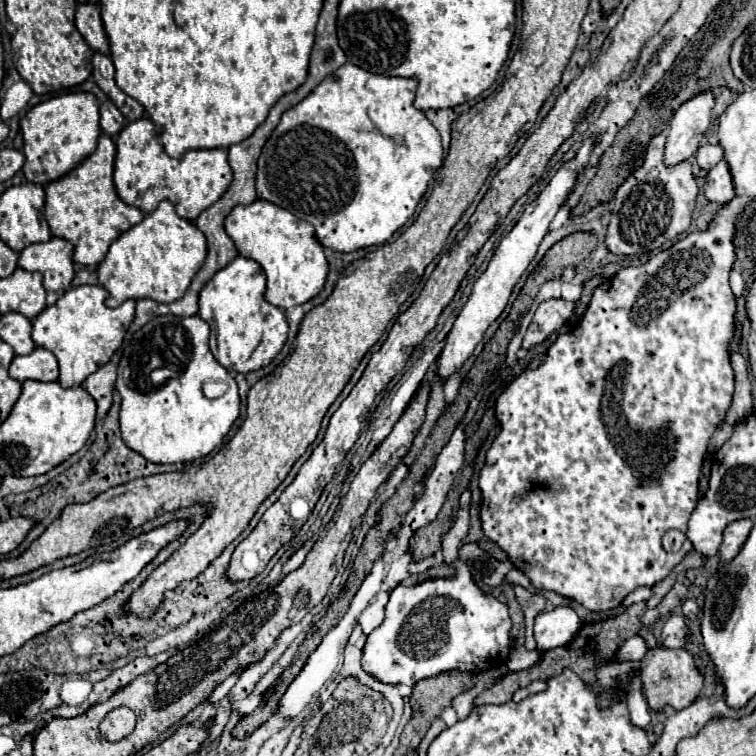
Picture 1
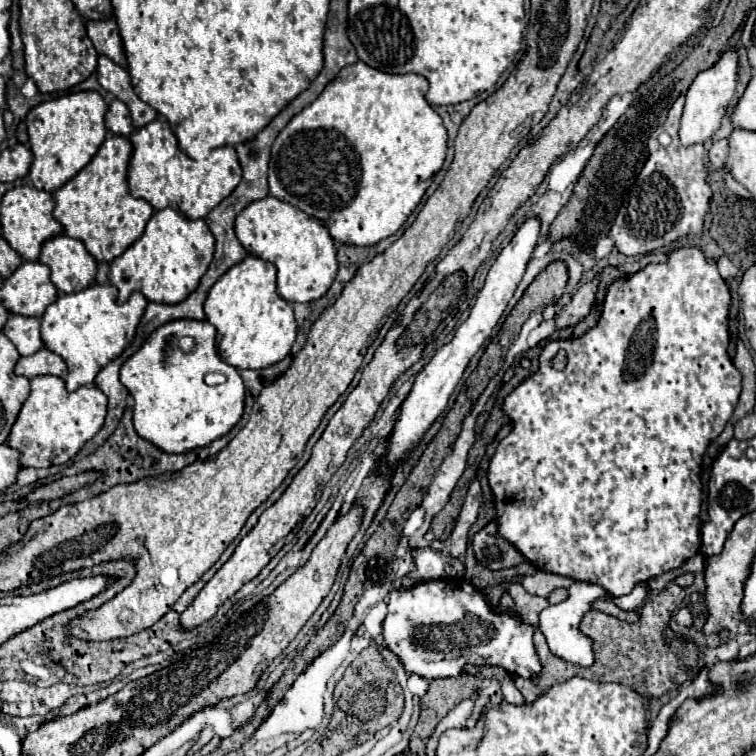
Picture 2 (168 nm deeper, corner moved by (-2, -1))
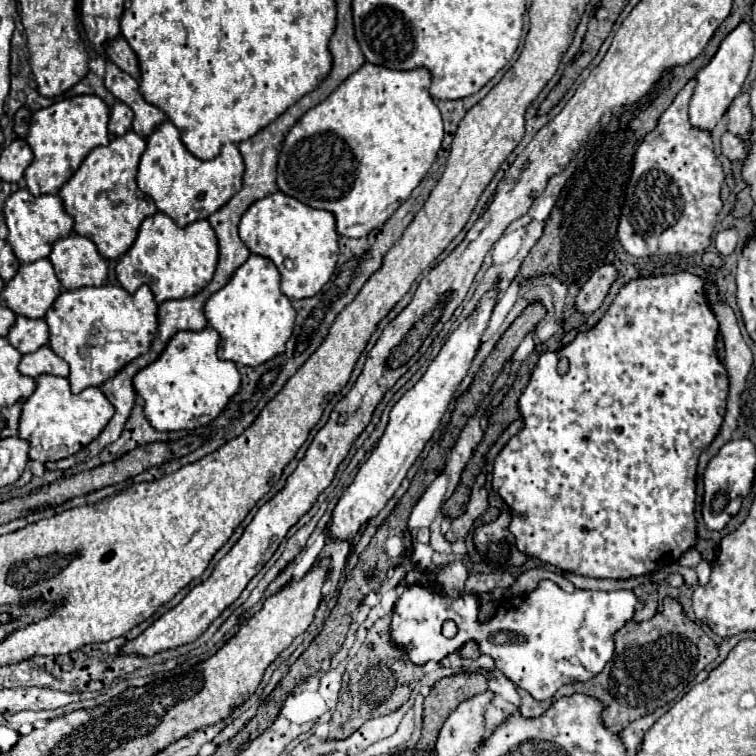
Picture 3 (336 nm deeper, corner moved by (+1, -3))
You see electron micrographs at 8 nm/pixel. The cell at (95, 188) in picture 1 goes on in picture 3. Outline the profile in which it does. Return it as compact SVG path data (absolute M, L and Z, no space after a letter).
M129 130L127 134L111 140L109 146L93 148L59 192L65 210L75 218L75 232L87 236L103 258L119 258L125 254L135 242L139 224L157 212L155 202L139 190L135 180L145 146L145 138Z

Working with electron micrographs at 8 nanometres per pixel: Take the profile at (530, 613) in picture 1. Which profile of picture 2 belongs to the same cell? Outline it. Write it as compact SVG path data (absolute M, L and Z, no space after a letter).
M536 572L534 576L526 576L522 580L522 586L526 588L528 594L534 594L534 596L550 596L552 590L564 586L568 588L572 584L572 578L564 578L564 576L558 576L558 574L548 574L548 572Z

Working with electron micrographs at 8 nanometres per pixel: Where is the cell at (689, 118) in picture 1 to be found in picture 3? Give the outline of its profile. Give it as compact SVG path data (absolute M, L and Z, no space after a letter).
M741 22L733 32L729 32L717 54L711 58L711 62L699 70L697 74L697 86L689 104L689 120L691 124L695 124L697 128L703 130L713 130L715 124L721 120L721 116L727 110L727 104L731 104L731 100L741 92L741 86L749 74L751 68L751 60L753 60L753 38L755 32L751 28L751 22Z

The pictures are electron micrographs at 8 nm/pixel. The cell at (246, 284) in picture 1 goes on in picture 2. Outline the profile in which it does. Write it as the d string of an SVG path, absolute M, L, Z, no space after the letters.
M246 256L218 278L208 292L204 312L206 320L218 330L220 358L234 368L268 368L286 358L296 340L292 308L276 294L276 268L274 264L256 256Z

